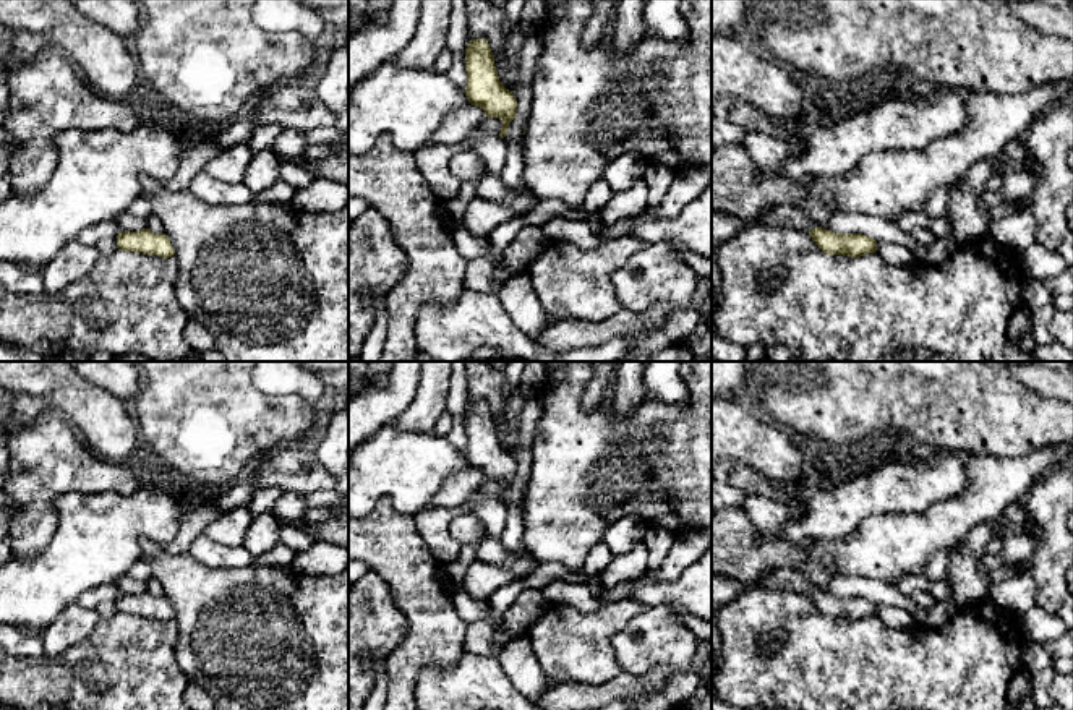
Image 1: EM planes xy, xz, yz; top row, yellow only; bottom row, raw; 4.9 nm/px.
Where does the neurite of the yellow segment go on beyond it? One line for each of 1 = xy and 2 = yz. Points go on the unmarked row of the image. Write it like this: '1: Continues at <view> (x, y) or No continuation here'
1: No continuation here
2: No continuation here

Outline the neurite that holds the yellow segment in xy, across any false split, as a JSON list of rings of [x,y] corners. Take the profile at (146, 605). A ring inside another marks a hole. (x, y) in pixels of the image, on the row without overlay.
[[[149,592],[118,597],[117,611],[123,614],[156,618],[164,622],[175,618],[170,601],[165,597],[154,597]]]

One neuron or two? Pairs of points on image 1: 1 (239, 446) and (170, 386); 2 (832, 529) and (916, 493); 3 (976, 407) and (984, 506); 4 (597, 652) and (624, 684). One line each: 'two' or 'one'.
1: one
2: one
3: two
4: two

